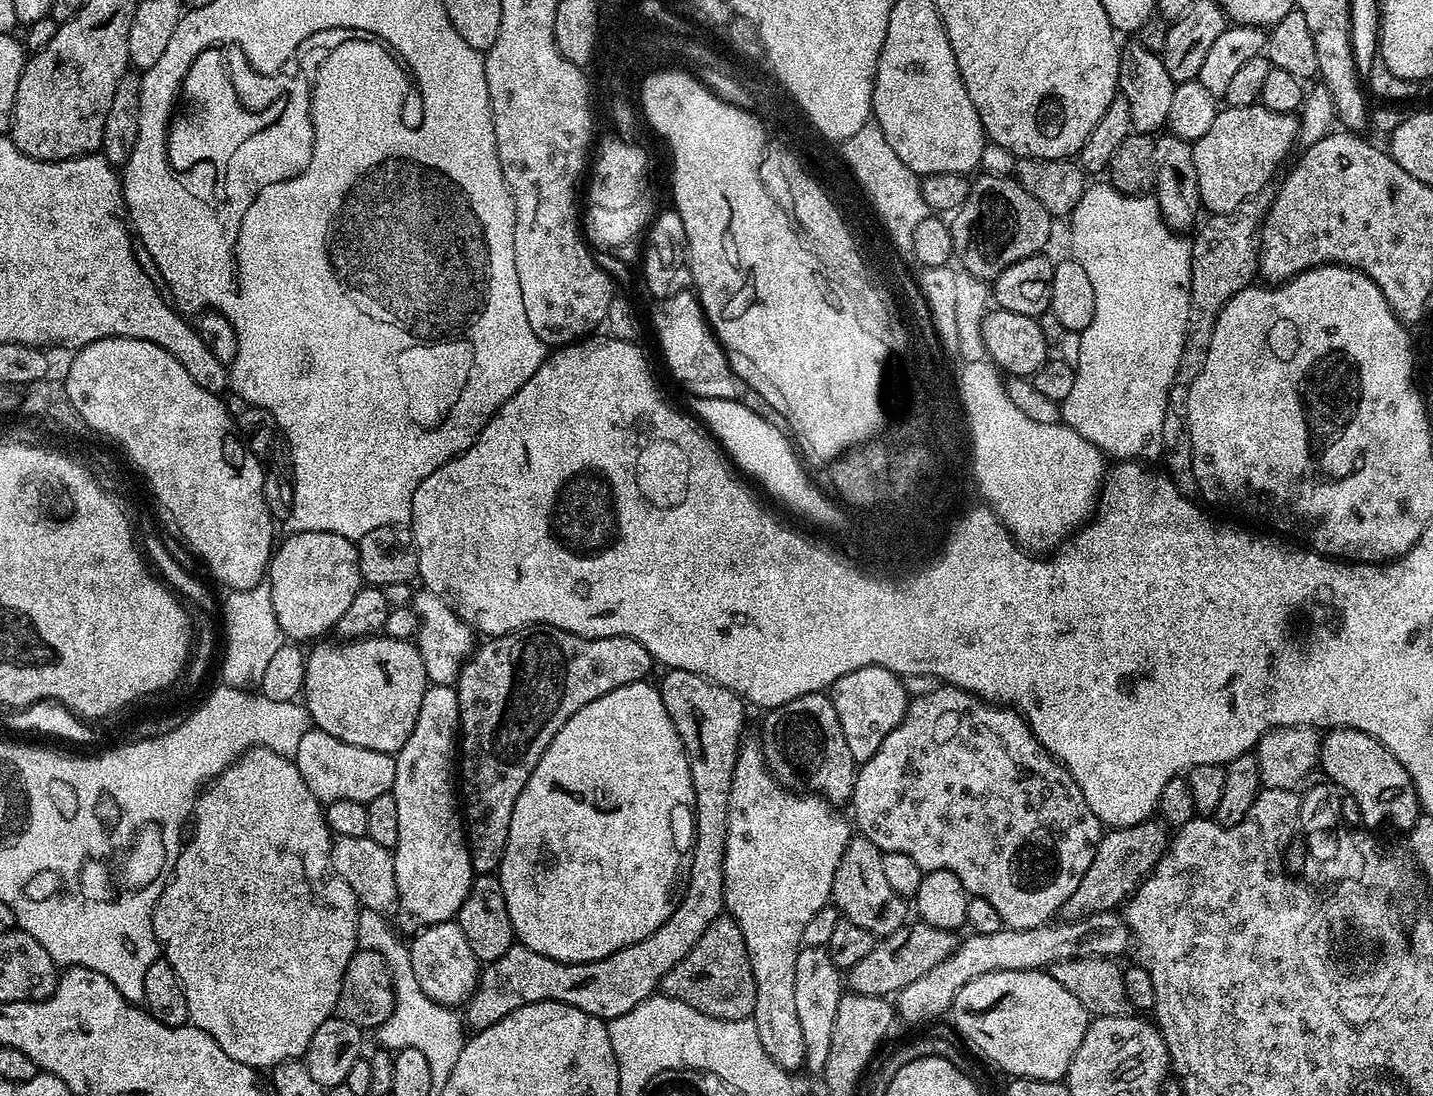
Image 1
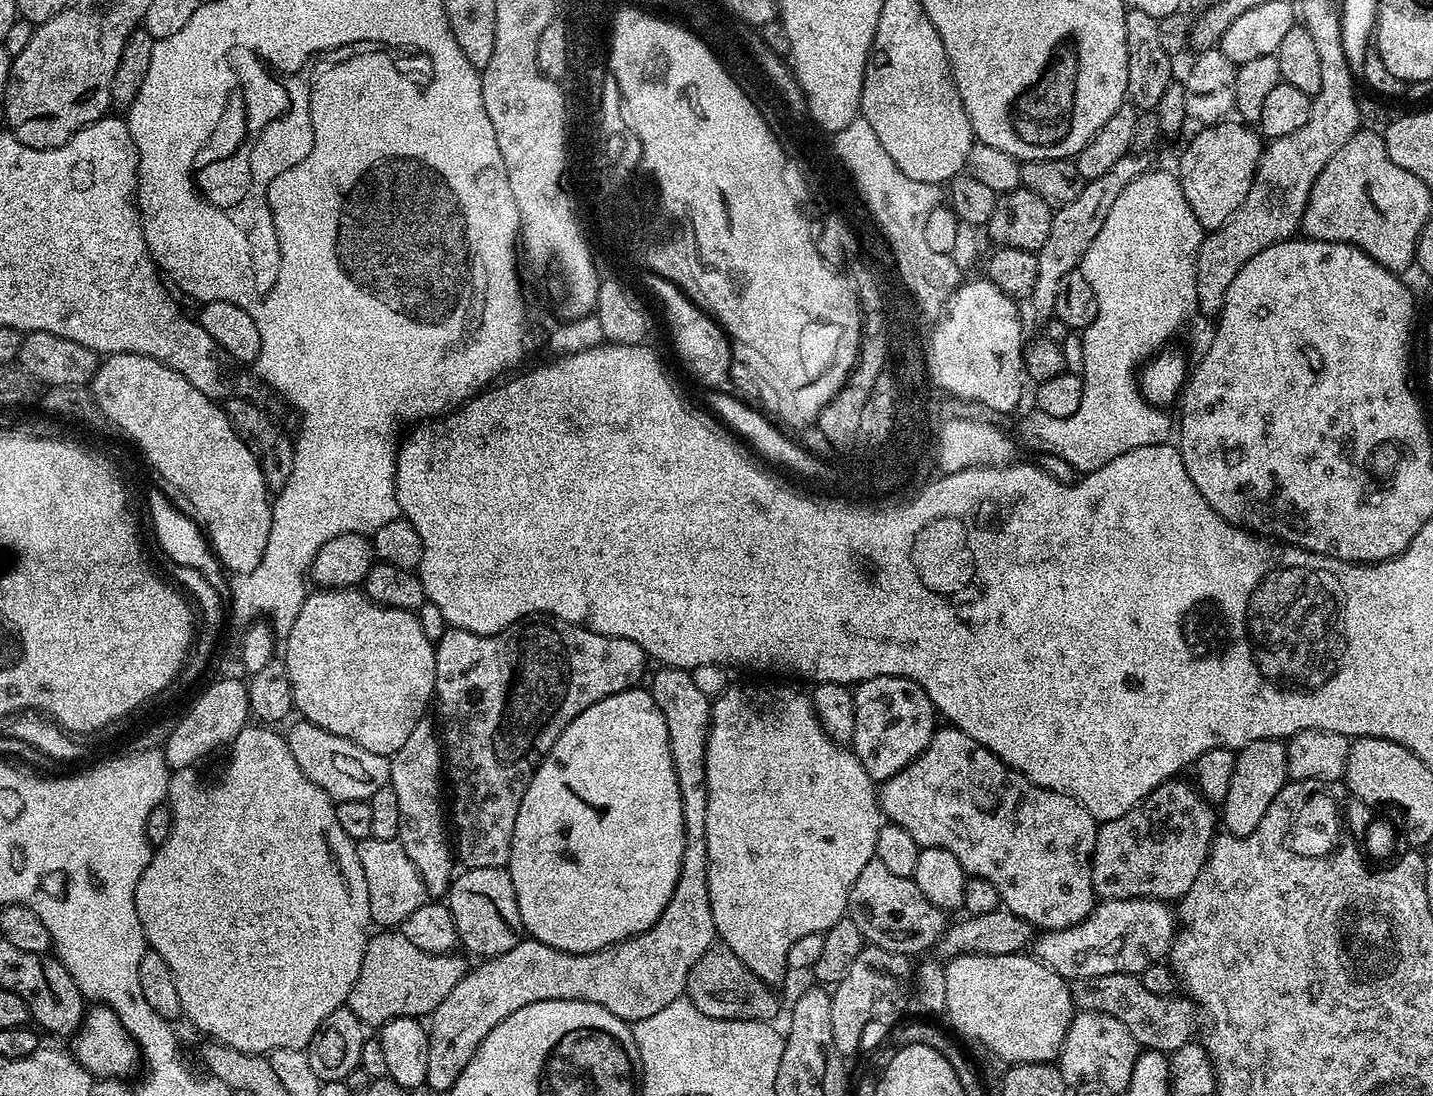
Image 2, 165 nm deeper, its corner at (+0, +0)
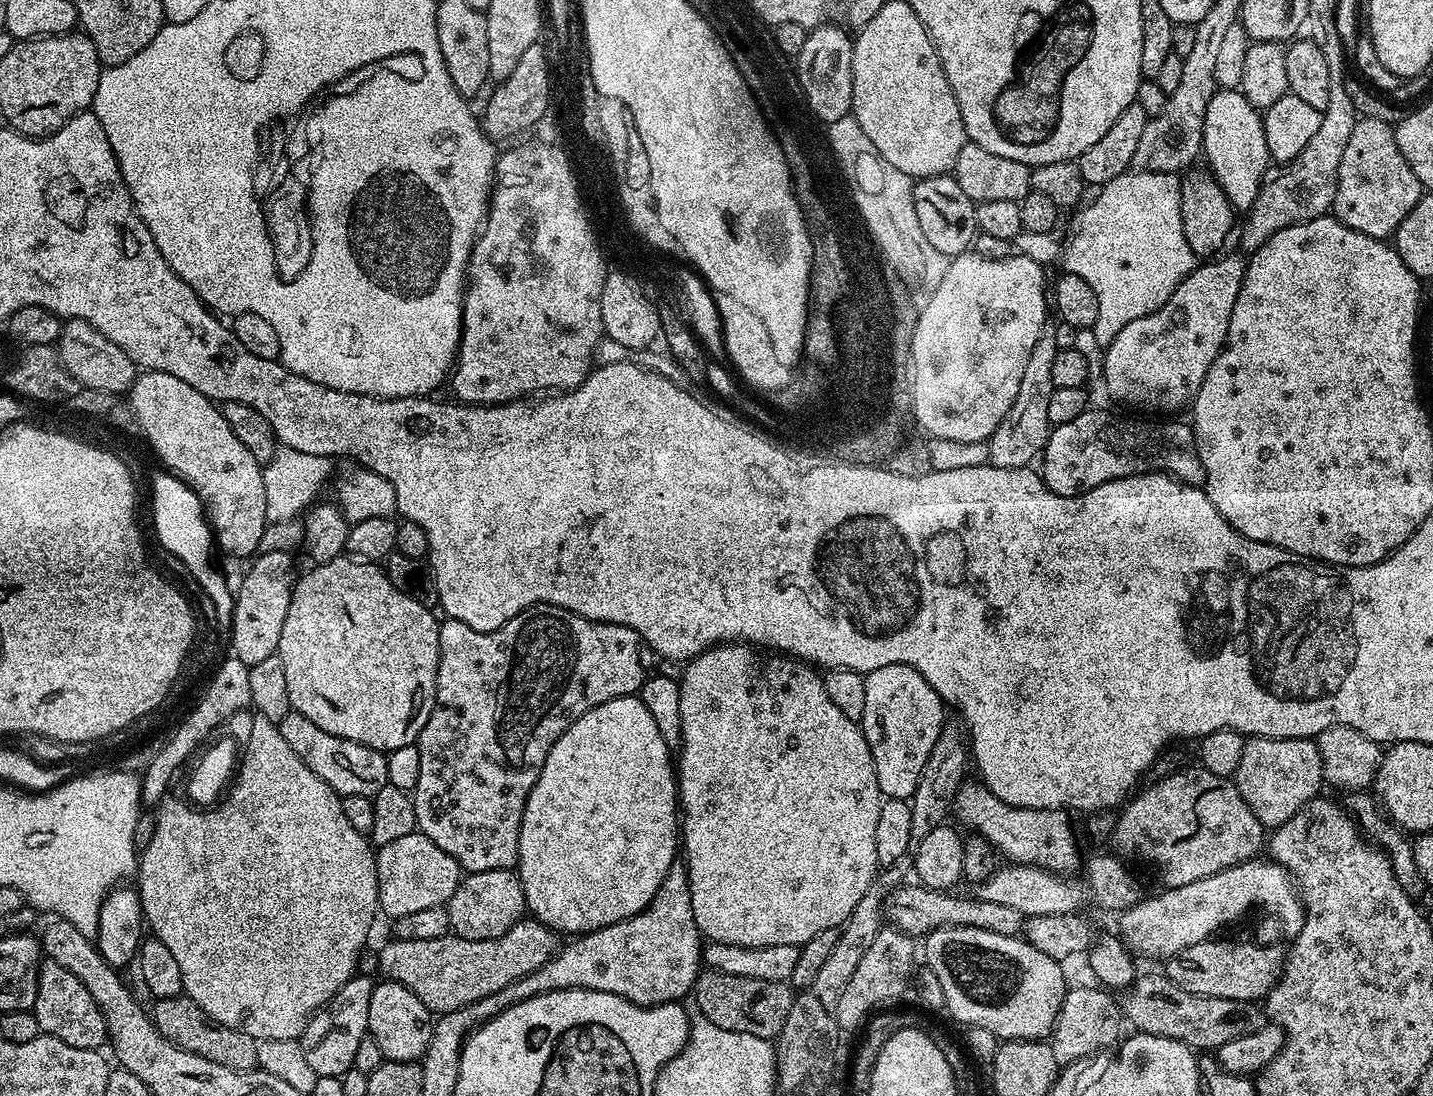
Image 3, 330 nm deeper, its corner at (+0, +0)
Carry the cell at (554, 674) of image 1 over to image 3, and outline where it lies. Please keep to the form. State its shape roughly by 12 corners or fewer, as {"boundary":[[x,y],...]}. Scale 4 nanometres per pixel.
{"boundary":[[535,604],[440,625],[416,827],[520,863],[550,746],[639,693],[626,626]]}

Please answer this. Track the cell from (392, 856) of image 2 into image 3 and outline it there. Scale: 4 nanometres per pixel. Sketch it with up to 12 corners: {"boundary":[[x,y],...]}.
{"boundary":[[417,830],[379,845],[379,911],[445,907],[462,869]]}

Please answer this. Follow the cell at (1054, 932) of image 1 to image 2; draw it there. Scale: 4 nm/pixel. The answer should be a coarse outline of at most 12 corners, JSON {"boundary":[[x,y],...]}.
{"boundary":[[1100,900],[1030,952],[1069,982],[1171,953],[1163,900]]}

